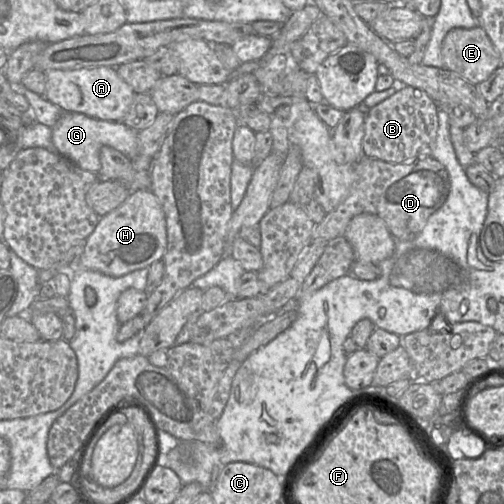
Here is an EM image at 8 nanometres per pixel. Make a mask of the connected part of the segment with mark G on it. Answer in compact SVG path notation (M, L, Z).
M63 112L51 129L51 141L54 151L68 158L82 169L98 173L101 168L100 150L103 146L112 147L133 159L138 154L138 131L129 128L122 121L105 121L89 117L82 113Z

